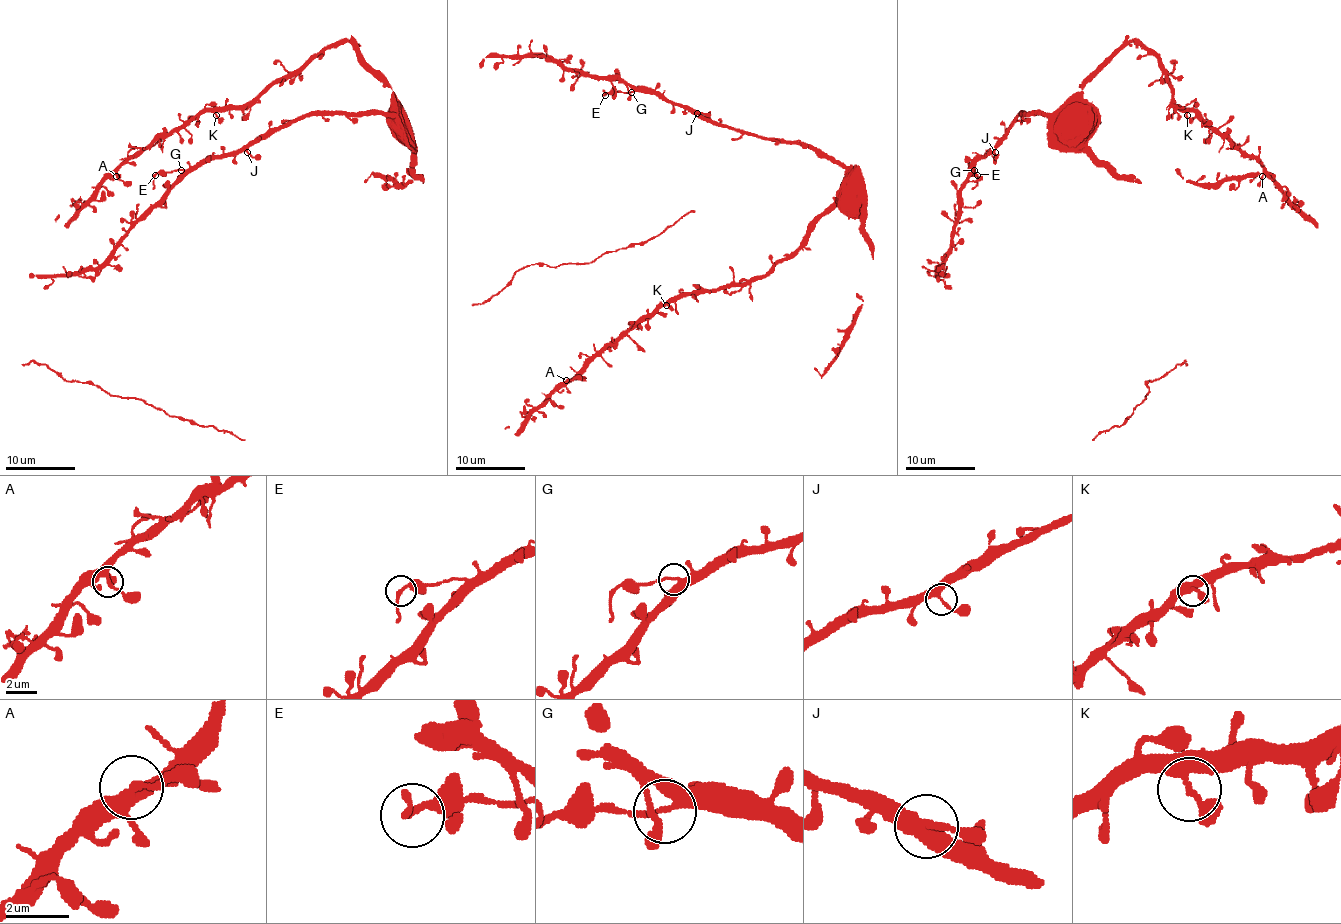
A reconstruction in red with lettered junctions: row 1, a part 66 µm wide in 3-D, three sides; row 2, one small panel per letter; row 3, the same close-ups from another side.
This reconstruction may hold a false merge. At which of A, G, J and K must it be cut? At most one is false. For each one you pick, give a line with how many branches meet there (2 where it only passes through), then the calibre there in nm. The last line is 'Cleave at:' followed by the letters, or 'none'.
G: Branches: 3. Thickness 240 nm
Cleave at: G

